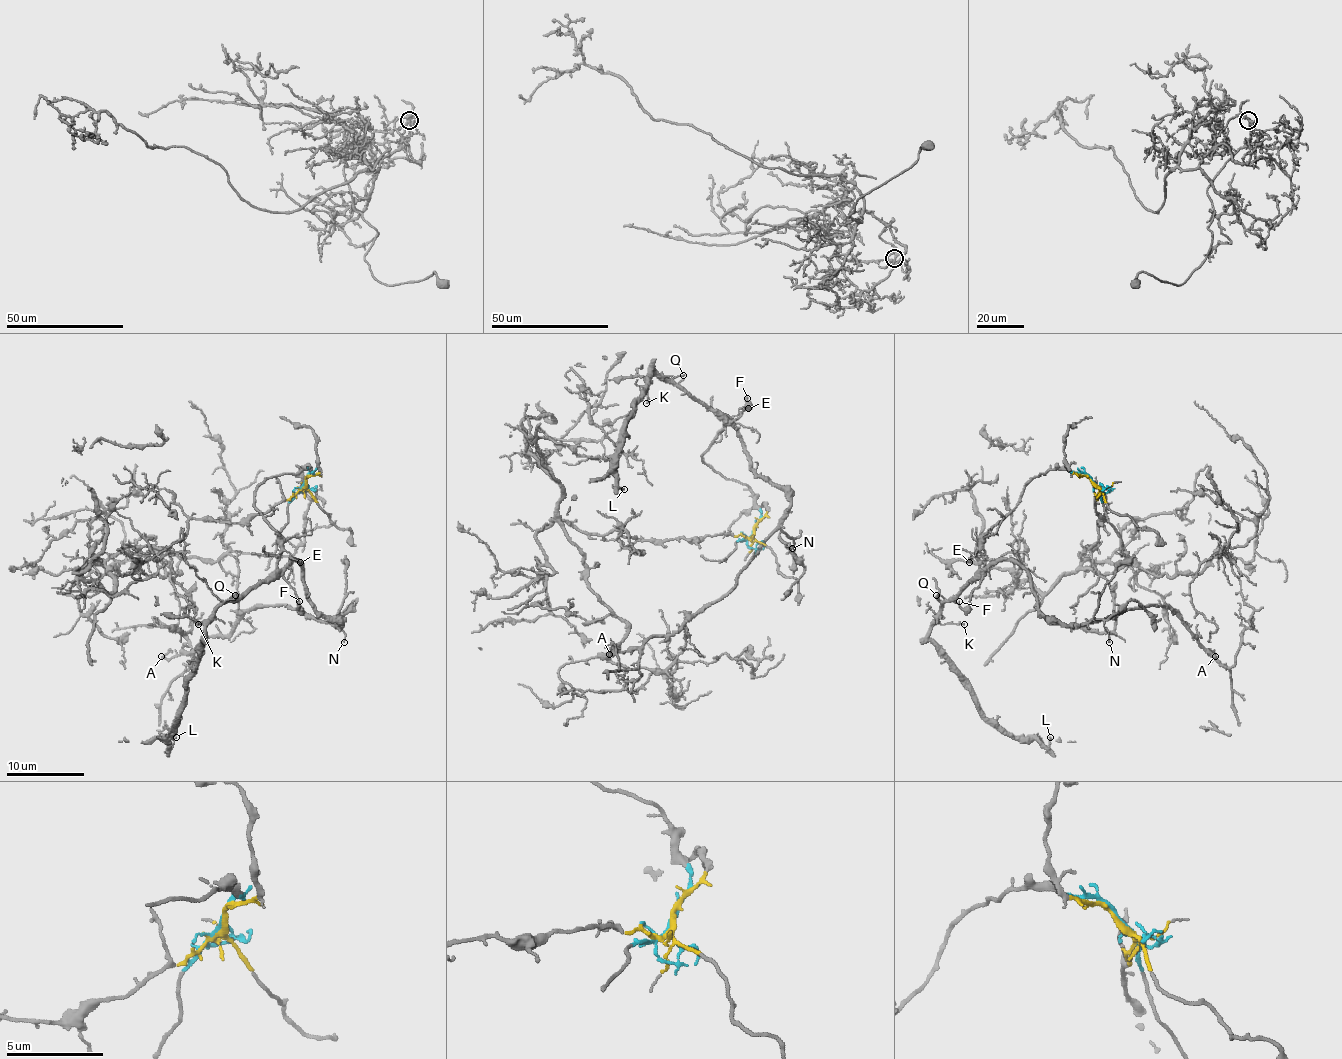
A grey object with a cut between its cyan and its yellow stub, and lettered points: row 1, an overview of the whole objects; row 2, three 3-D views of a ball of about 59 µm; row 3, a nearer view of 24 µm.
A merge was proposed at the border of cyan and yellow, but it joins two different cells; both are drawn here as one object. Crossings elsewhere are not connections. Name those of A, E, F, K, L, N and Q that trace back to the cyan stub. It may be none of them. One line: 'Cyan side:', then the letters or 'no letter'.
Cyan side: A, E, F, K, L, N, Q

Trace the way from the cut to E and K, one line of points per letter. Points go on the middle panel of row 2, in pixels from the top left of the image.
E: (752, 532), (760, 519), (752, 491), (745, 484), (723, 478), (704, 462), (702, 453), (739, 410), (748, 408)
K: (752, 532), (760, 519), (752, 491), (704, 462), (702, 453), (729, 422), (655, 375), (648, 381), (646, 402)

